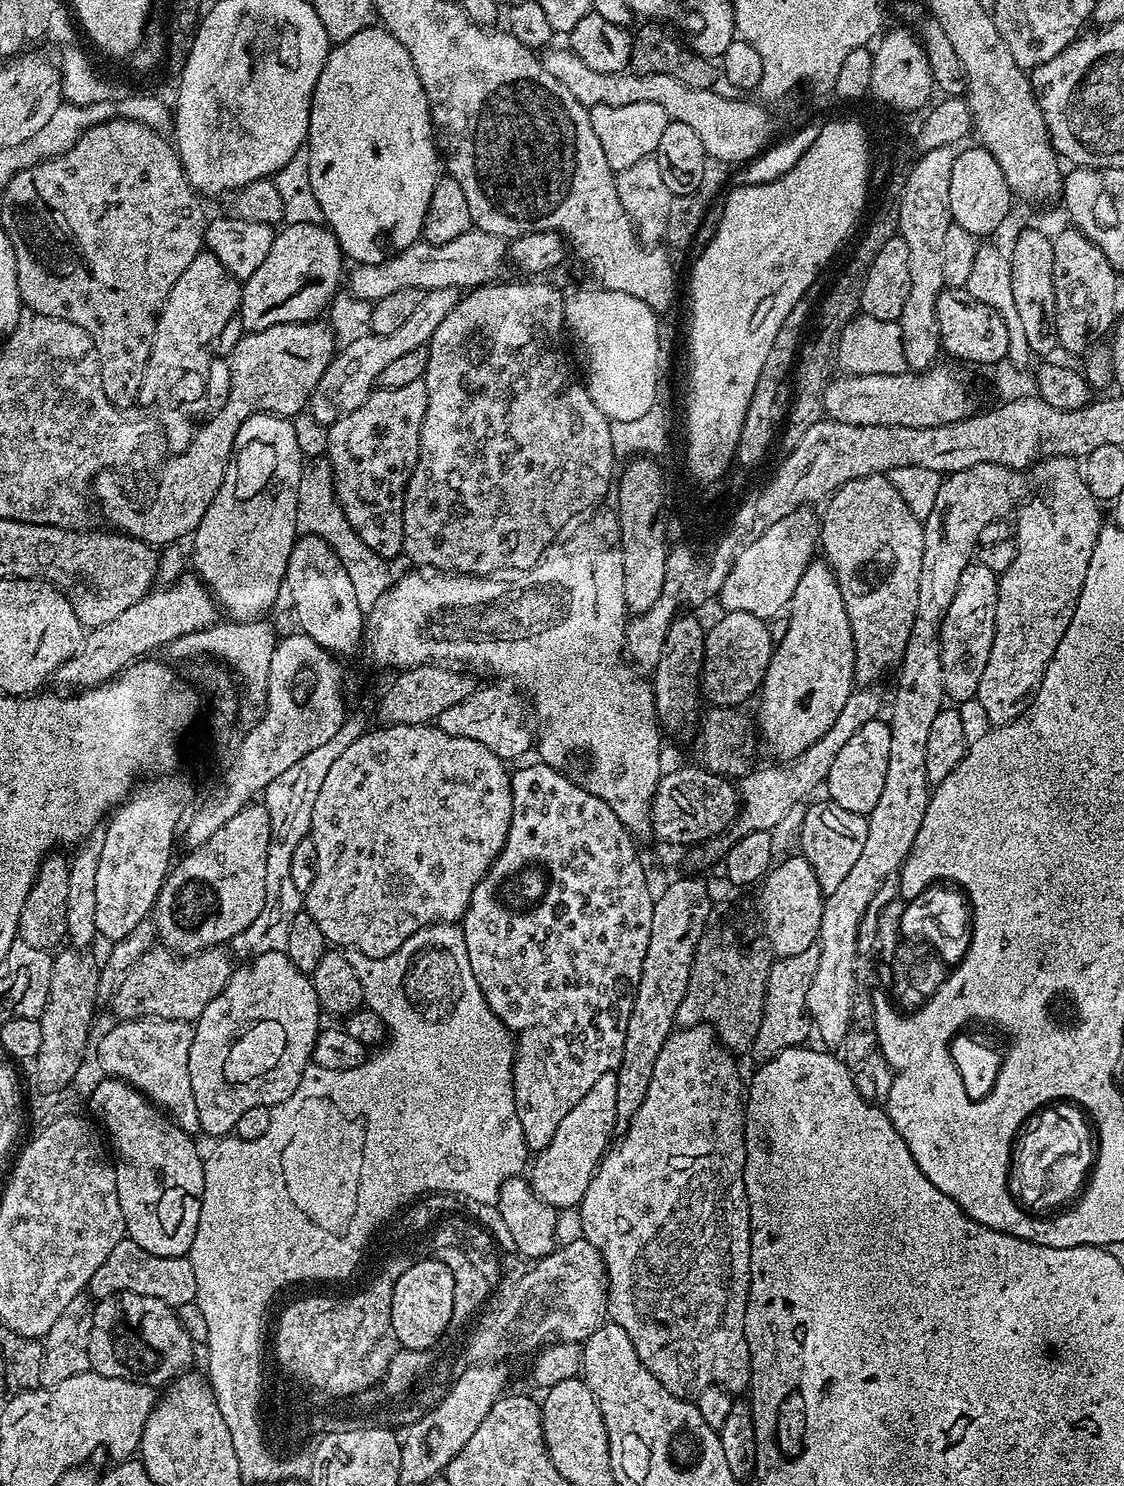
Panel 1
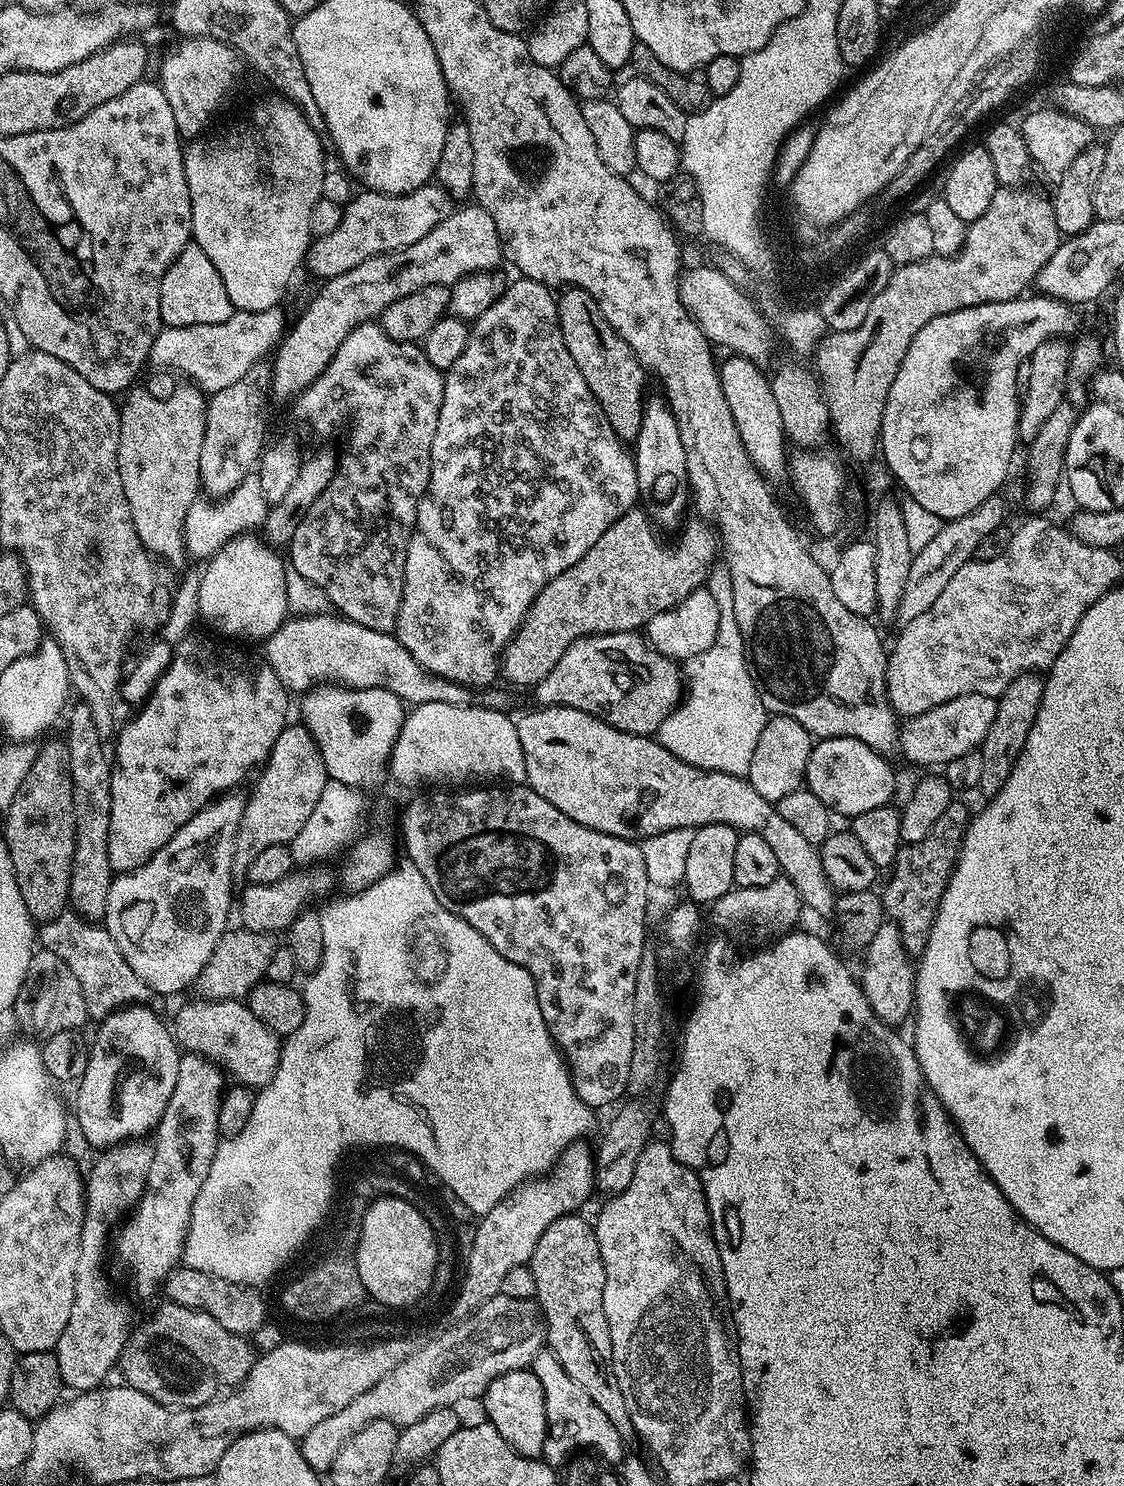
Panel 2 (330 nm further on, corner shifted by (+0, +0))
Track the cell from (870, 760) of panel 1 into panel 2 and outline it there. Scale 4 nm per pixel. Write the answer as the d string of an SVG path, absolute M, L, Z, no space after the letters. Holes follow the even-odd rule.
M854 738L817 739L805 770L806 787L837 817L851 818L866 814L866 810L878 810L896 792L896 776L884 760L881 753Z

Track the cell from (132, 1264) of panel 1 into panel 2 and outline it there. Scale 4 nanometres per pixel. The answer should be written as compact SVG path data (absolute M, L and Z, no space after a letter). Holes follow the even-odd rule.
M183 1266L173 1268L172 1273L164 1280L162 1292L168 1295L165 1297L171 1303L210 1314L210 1318L226 1326L226 1330L245 1338L251 1337L252 1332L266 1322L266 1316L261 1311L260 1300L252 1295L247 1284L226 1282L217 1276L202 1274L202 1270L190 1270Z

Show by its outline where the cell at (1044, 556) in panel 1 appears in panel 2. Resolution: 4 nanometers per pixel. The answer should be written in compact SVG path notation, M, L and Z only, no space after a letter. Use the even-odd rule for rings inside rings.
M1024 672L997 699L997 717L990 725L985 740L978 749L982 758L982 782L979 795L991 798L999 794L1002 786L1006 786L1006 778L1014 770L1018 762L1018 754L1022 754L1022 746L1026 746L1026 734L1030 734L1030 726L1034 726L1034 718L1038 714L1038 706L1042 702L1044 681L1037 673Z

